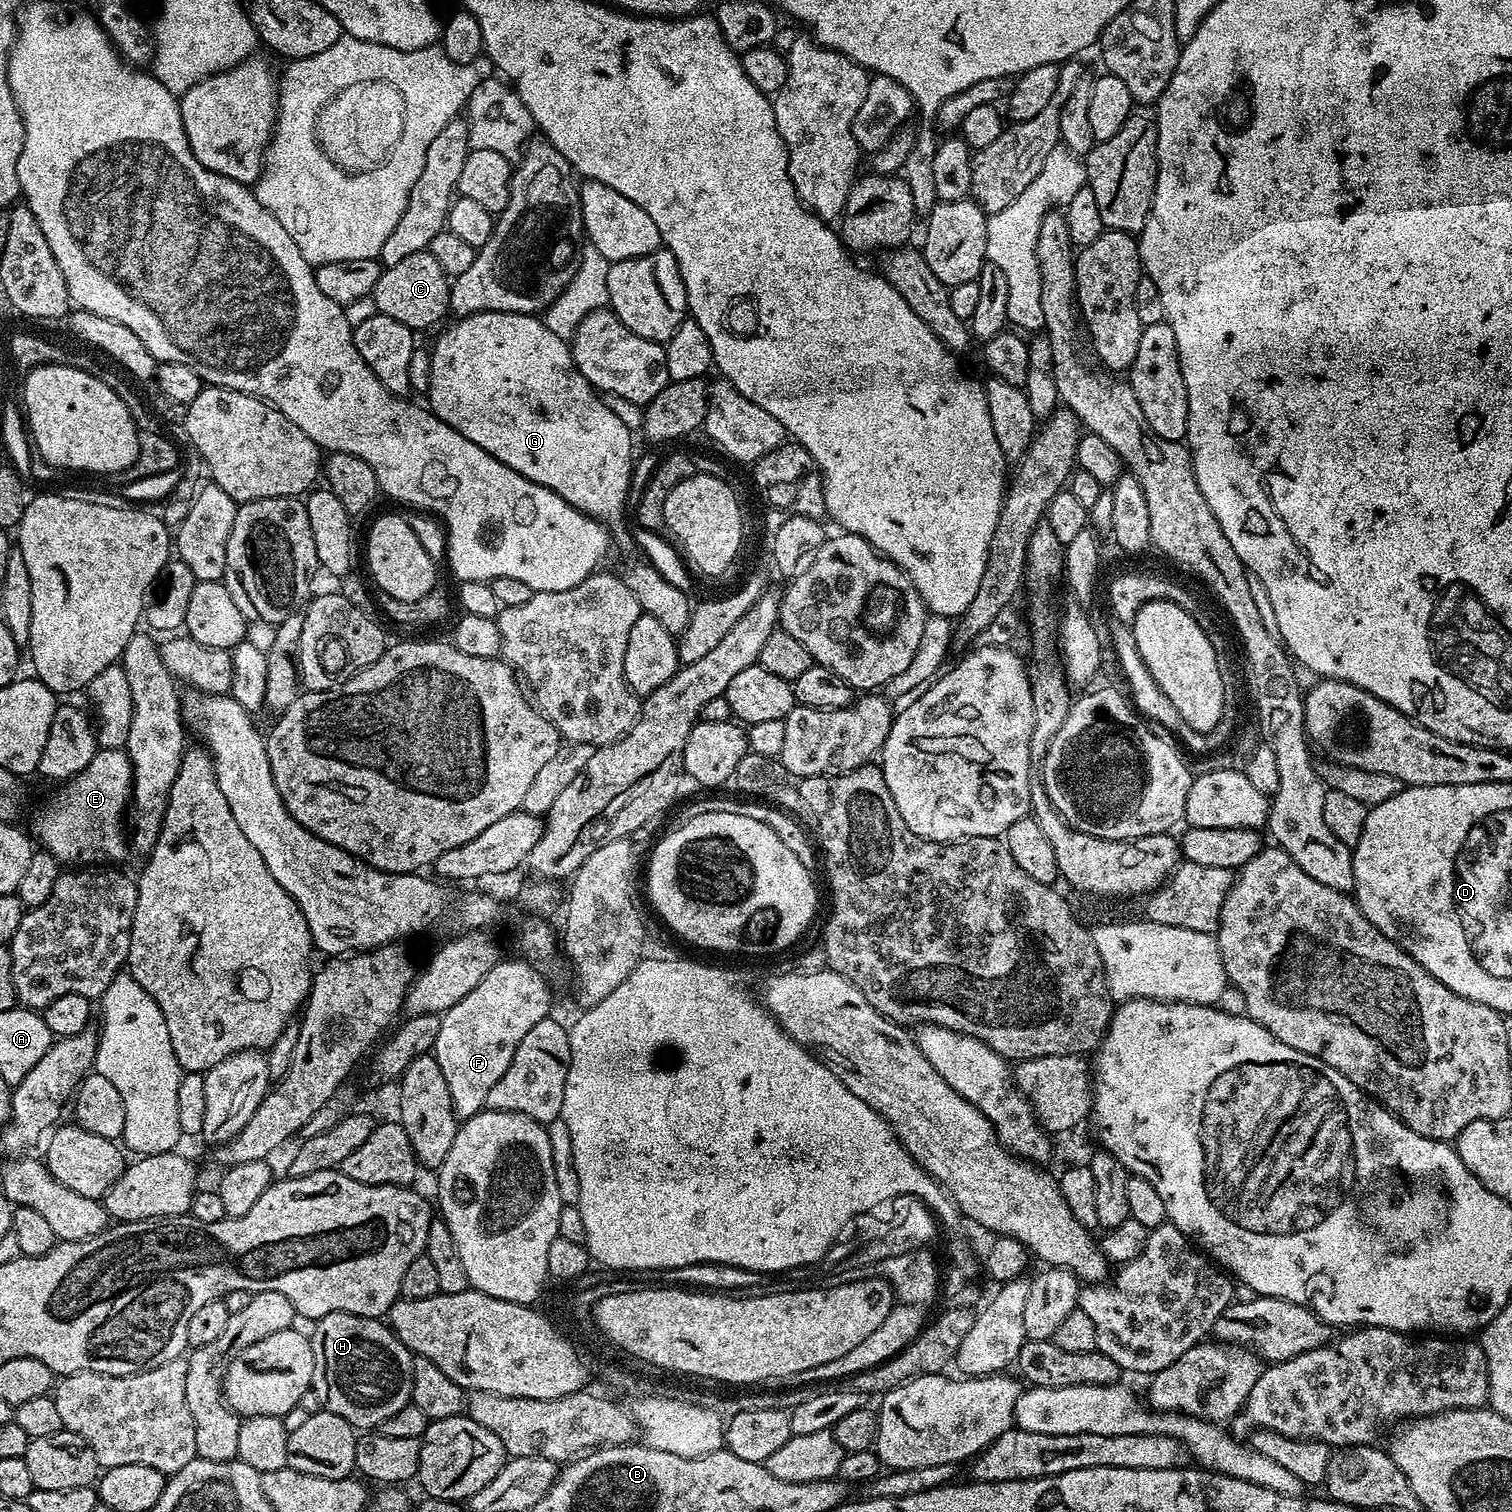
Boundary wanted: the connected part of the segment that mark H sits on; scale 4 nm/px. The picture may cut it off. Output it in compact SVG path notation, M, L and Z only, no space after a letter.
M335 1312L326 1314L316 1324L317 1329L311 1338L316 1367L312 1382L315 1399L321 1401L327 1411L338 1414L338 1418L346 1418L346 1422L350 1422L357 1430L376 1430L382 1422L386 1422L386 1418L390 1418L390 1414L398 1414L402 1406L412 1403L414 1356L387 1323L371 1316Z

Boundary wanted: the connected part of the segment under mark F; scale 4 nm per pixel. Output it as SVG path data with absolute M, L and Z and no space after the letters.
M501 959L499 964L462 998L450 1010L440 1016L440 1029L436 1039L434 1055L438 1066L442 1070L442 1078L446 1078L446 1086L450 1086L452 1109L457 1117L467 1118L484 1108L486 1094L490 1094L490 1086L506 1074L506 1066L510 1066L510 1058L514 1058L514 1050L518 1050L518 1042L526 1038L526 1034L538 1022L549 1019L552 1008L552 992L548 984L535 972L533 965L527 959L520 960Z

